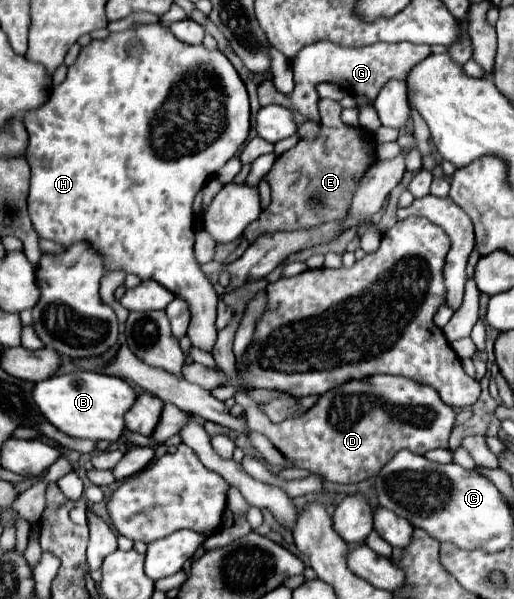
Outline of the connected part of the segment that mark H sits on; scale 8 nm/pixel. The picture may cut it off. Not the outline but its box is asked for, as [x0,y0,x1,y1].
[23,25,251,351]

